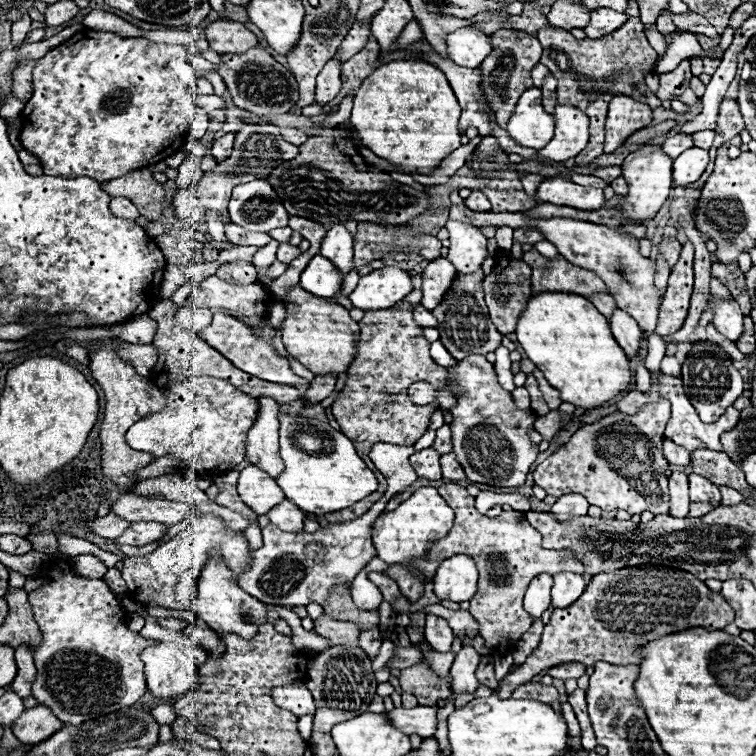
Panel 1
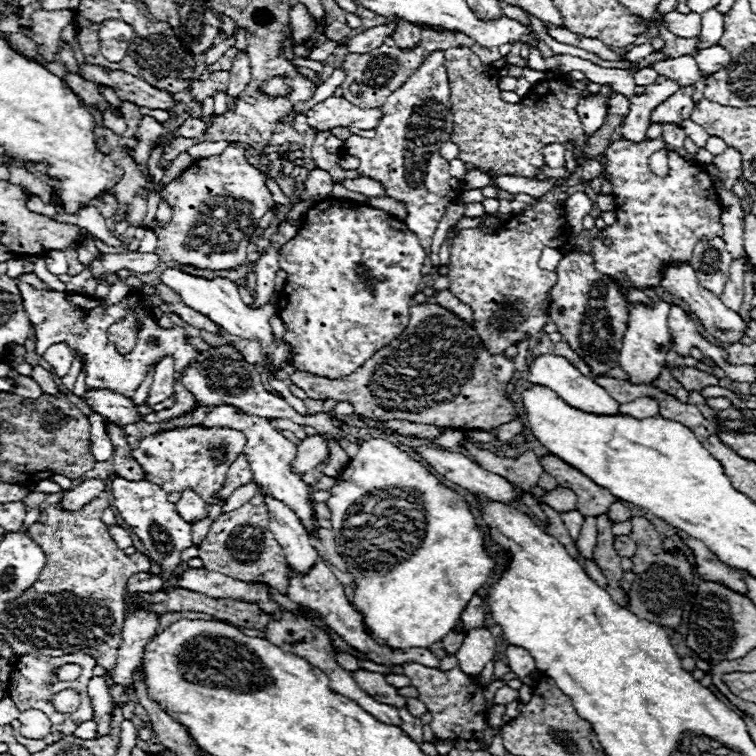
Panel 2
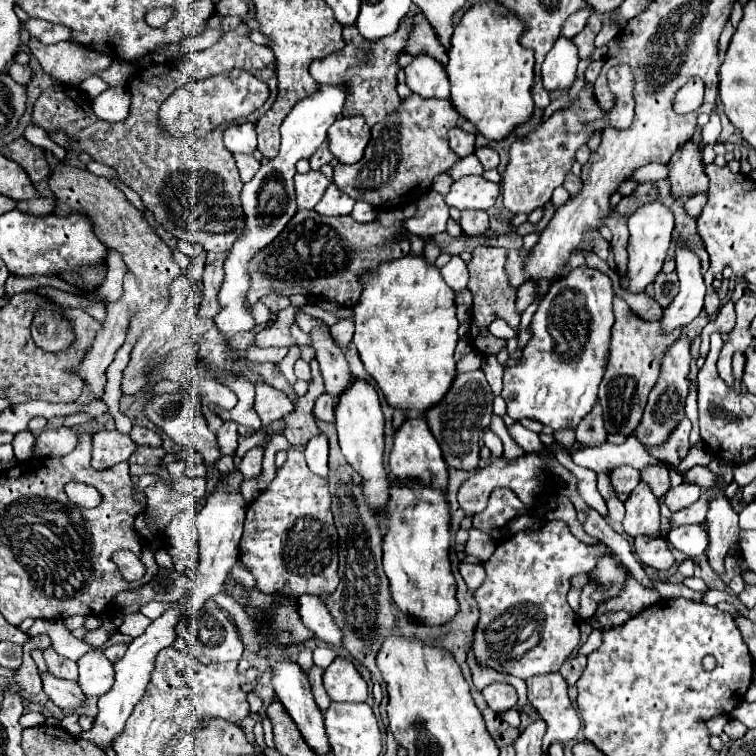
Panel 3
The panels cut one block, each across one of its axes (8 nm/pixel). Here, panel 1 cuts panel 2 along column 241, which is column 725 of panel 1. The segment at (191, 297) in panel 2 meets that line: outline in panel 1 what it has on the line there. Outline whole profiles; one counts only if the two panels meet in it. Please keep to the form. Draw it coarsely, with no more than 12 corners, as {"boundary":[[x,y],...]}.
{"boundary":[[708,298],[714,310],[712,324],[728,340],[742,332],[740,306],[736,300]]}

